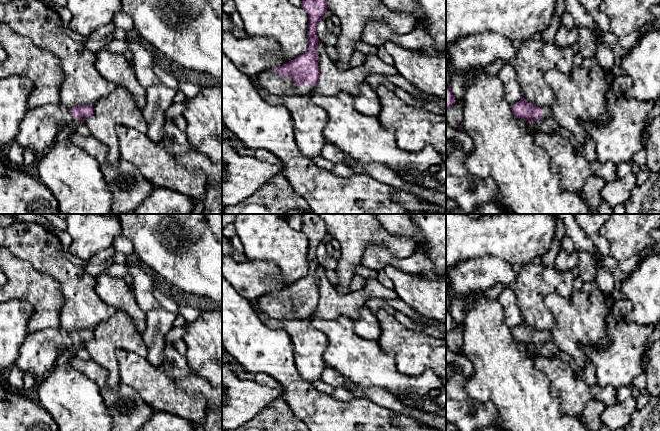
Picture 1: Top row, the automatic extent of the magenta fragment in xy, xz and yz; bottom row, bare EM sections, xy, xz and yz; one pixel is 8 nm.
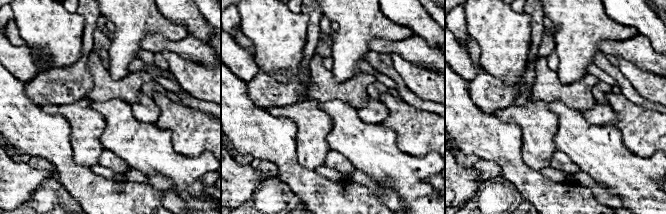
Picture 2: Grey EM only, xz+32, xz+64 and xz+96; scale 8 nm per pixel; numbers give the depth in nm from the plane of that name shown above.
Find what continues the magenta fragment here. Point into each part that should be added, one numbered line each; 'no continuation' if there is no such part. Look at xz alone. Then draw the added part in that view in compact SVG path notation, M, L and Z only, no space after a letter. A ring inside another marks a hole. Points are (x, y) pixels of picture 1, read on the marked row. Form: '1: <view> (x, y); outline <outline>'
1: xz (272, 82); outline M274 69L265 70L252 77L252 83L257 91L263 88L274 95L308 95L314 89L308 83L297 86L293 78L279 76Z

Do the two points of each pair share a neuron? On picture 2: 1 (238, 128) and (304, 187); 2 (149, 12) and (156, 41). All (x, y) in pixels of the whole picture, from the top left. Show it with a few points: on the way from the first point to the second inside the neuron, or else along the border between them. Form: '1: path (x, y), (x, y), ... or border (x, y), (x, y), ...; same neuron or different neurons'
1: path (255, 134), (291, 170); same neuron
2: border (176, 40), (156, 33), (147, 33), (139, 46); different neurons

